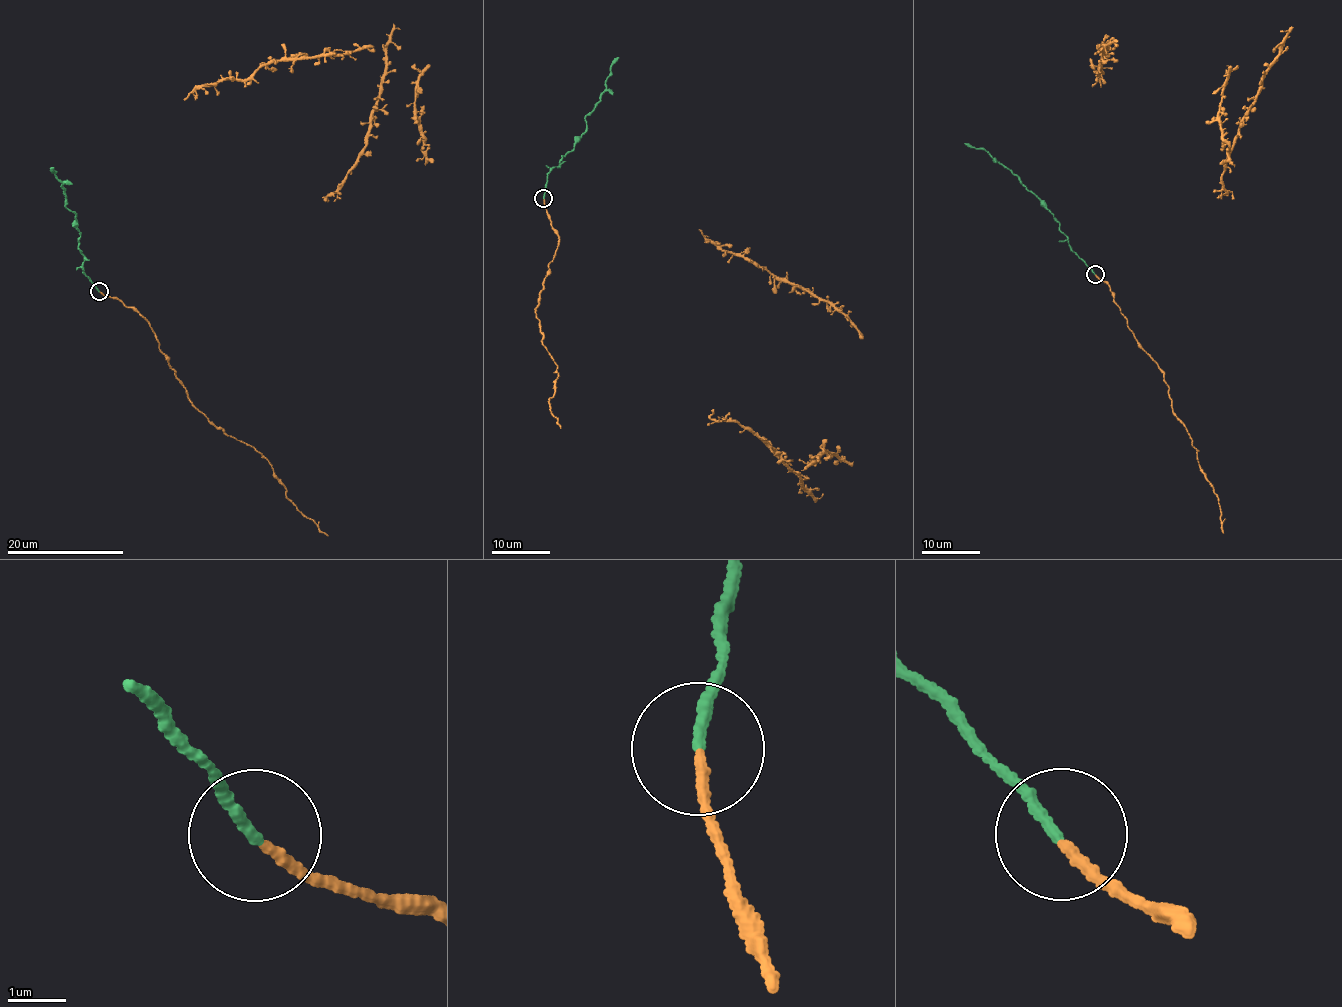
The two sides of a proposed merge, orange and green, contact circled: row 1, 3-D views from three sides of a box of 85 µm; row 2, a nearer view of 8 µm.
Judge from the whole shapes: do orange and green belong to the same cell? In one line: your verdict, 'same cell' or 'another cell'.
another cell

